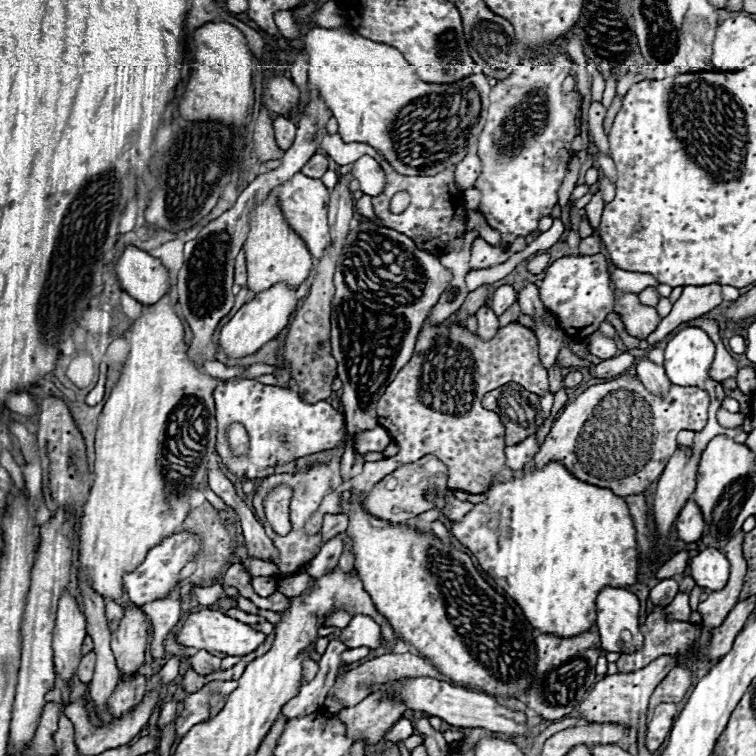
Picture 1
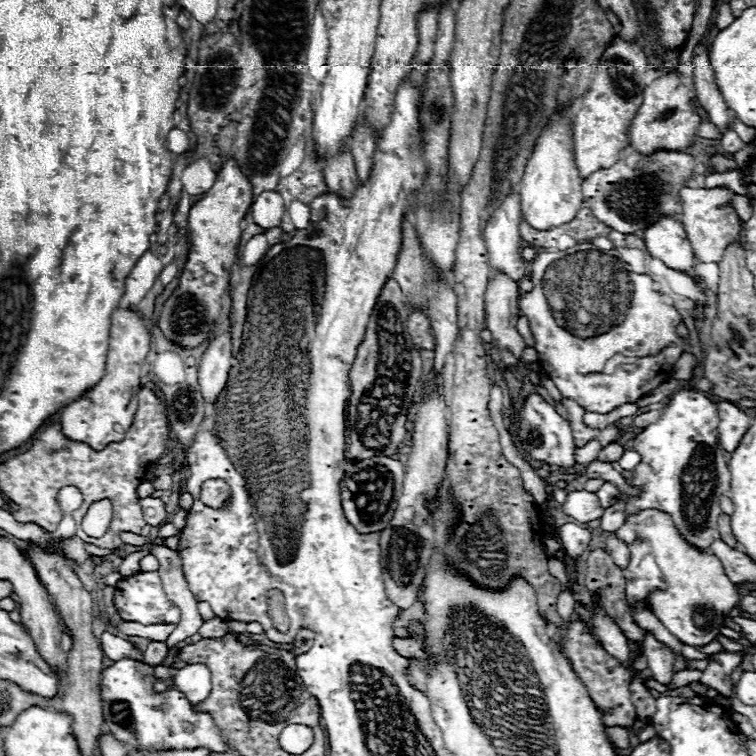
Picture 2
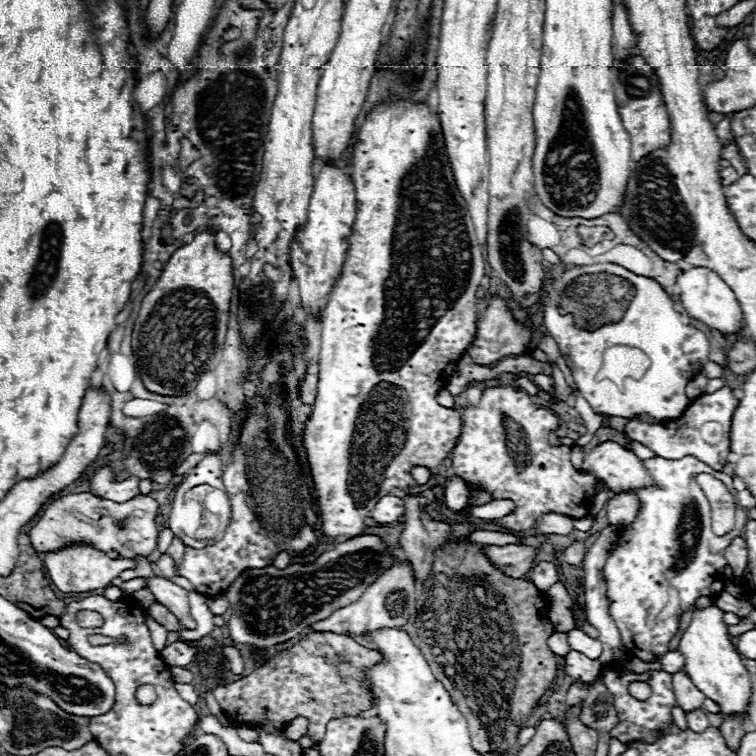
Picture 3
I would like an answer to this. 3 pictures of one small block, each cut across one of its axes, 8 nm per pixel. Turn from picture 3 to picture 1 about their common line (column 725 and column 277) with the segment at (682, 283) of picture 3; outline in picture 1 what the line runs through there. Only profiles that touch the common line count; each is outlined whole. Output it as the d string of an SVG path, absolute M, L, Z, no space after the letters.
M278 282L278 284L270 286L268 290L256 294L220 330L220 346L222 346L224 354L240 358L240 356L248 356L248 354L254 354L256 350L260 350L266 342L276 338L280 334L280 330L290 322L290 316L292 316L296 304L298 304L296 288L288 286L286 282Z

